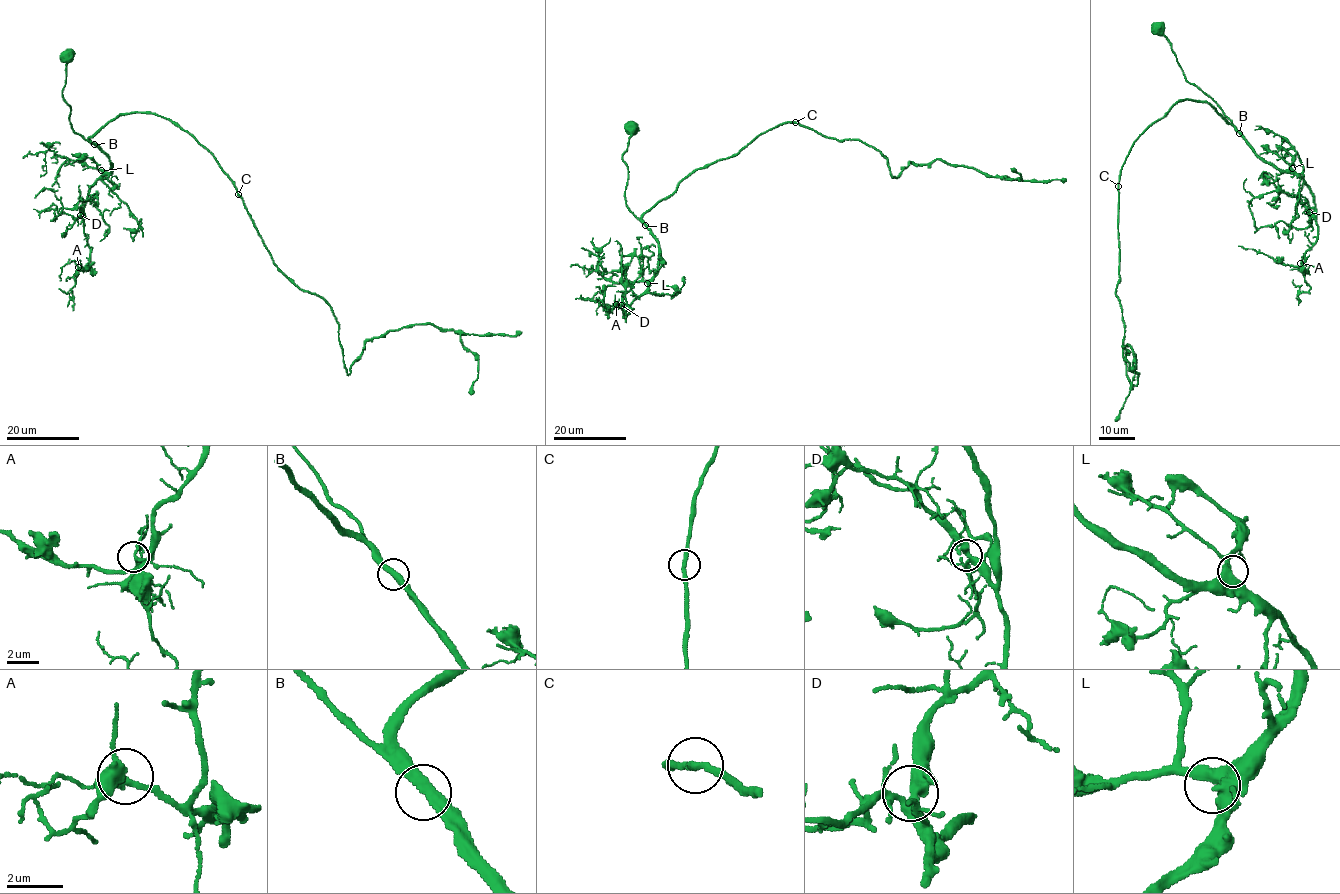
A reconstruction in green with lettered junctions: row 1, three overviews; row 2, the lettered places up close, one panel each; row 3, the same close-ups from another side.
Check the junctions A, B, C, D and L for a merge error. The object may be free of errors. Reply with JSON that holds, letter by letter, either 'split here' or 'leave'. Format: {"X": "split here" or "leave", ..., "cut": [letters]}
{"A": "leave", "B": "leave", "C": "leave", "D": "leave", "L": "leave", "cut": []}

